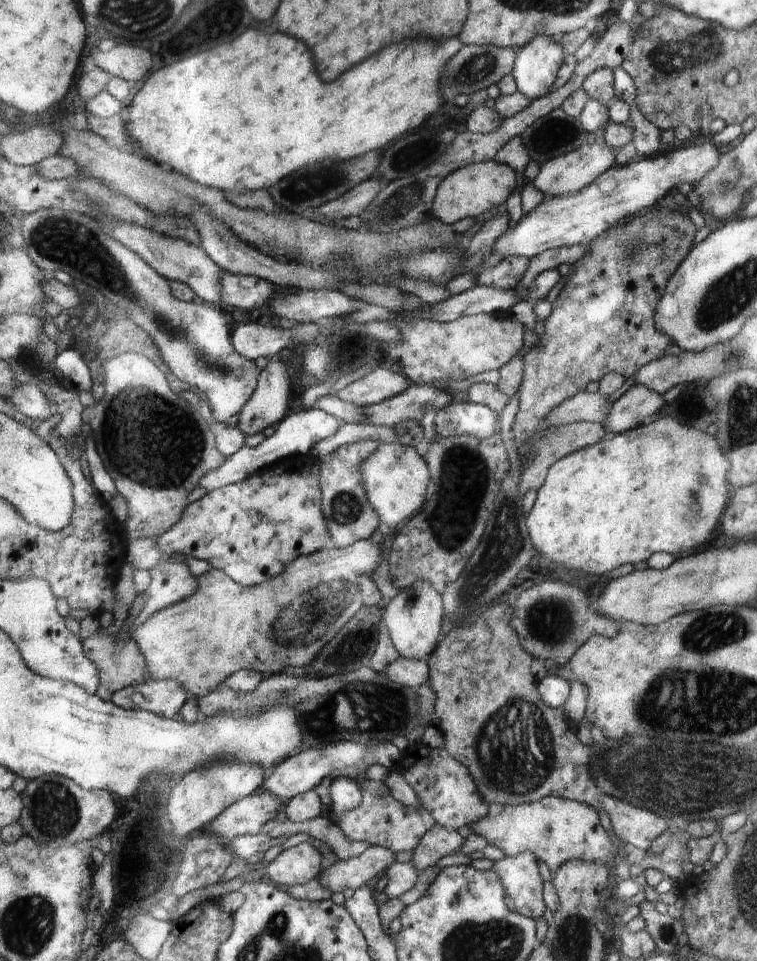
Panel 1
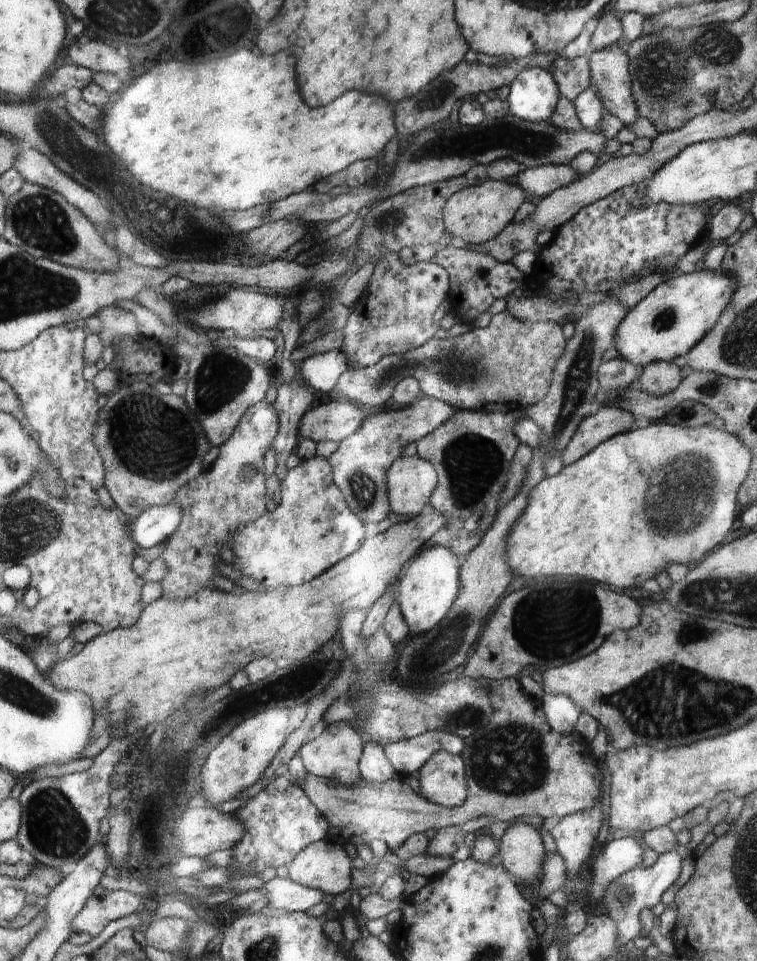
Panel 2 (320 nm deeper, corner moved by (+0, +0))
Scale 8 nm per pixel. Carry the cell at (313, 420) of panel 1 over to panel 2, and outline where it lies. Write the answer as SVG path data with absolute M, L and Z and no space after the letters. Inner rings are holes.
M174 504L151 506L133 519L133 537L142 548L152 548L178 528L181 510Z

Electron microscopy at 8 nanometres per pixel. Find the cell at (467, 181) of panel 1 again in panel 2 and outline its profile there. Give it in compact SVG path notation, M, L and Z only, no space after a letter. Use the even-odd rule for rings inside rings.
M490 178L475 187L468 187L453 194L444 205L443 223L445 232L462 238L468 245L481 245L496 238L512 221L518 208L524 204L524 190L520 184L512 186L506 181Z

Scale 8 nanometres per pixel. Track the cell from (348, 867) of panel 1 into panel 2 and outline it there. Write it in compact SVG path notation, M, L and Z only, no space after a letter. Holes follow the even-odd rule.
M275 877L263 884L267 894L268 907L290 912L305 912L314 904L322 902L324 893L303 884L294 882L290 877Z

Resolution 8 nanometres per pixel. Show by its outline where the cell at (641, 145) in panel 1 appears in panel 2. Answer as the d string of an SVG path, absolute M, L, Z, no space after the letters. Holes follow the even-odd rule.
M616 45L594 50L589 57L590 88L598 95L605 110L616 115L626 126L632 124L640 116L632 96L628 67L627 53Z

